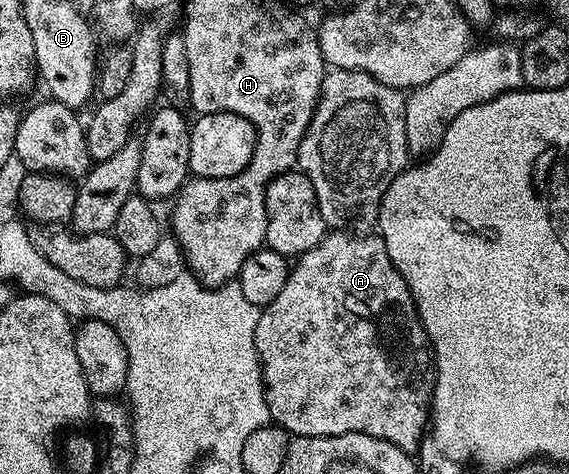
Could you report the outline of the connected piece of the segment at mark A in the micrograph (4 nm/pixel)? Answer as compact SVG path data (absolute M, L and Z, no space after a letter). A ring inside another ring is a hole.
M329 230L319 243L302 256L296 257L290 267L289 277L269 304L260 309L261 317L253 341L257 343L257 356L261 359L261 382L265 385L265 401L269 407L272 423L293 436L338 436L339 434L367 434L399 446L405 452L416 453L431 420L434 373L431 371L431 349L425 327L417 317L413 295L399 270L387 254L387 246L380 235L352 236L349 230Z

